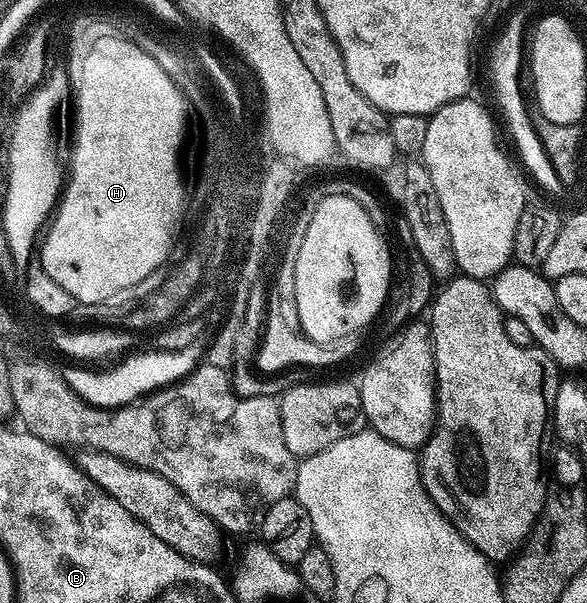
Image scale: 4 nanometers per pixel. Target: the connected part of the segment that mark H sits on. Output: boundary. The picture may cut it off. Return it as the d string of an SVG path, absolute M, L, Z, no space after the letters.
M127 36L120 41L99 40L99 44L91 51L86 51L86 59L78 59L70 66L70 72L72 72L72 89L76 92L76 111L74 107L76 146L72 149L72 173L70 169L66 184L62 189L62 196L54 210L54 216L43 234L42 244L38 249L38 260L46 271L46 275L50 275L50 279L54 279L58 287L70 291L70 295L74 295L77 303L81 306L97 305L100 307L110 295L127 294L128 289L134 288L139 281L146 280L167 259L168 252L172 249L176 228L179 227L180 220L186 217L186 203L180 198L180 177L172 177L172 145L183 146L185 144L184 128L188 125L190 105L179 86L172 81L172 77L161 69L158 63L154 63L150 55L142 51L142 47L136 45Z

